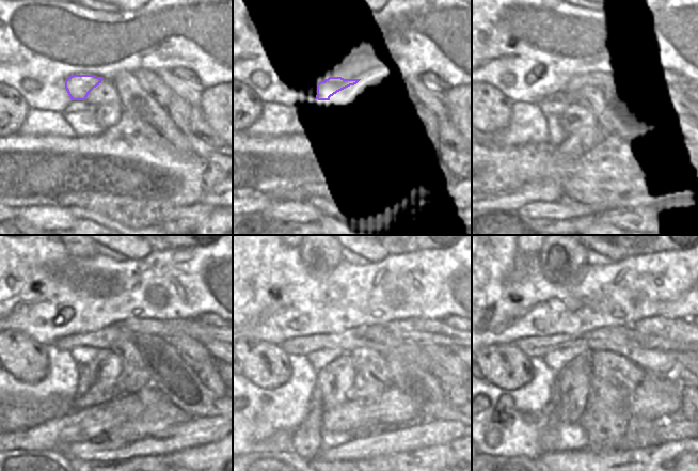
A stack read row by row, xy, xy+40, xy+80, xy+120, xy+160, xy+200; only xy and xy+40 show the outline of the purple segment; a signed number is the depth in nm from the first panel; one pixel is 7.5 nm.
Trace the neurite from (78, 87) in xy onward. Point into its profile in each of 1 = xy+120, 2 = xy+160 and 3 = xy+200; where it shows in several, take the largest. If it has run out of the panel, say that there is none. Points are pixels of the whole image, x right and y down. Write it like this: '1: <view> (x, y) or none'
1: xy+120 (193, 328)
2: xy+160 (423, 330)
3: xy+200 (681, 330)

